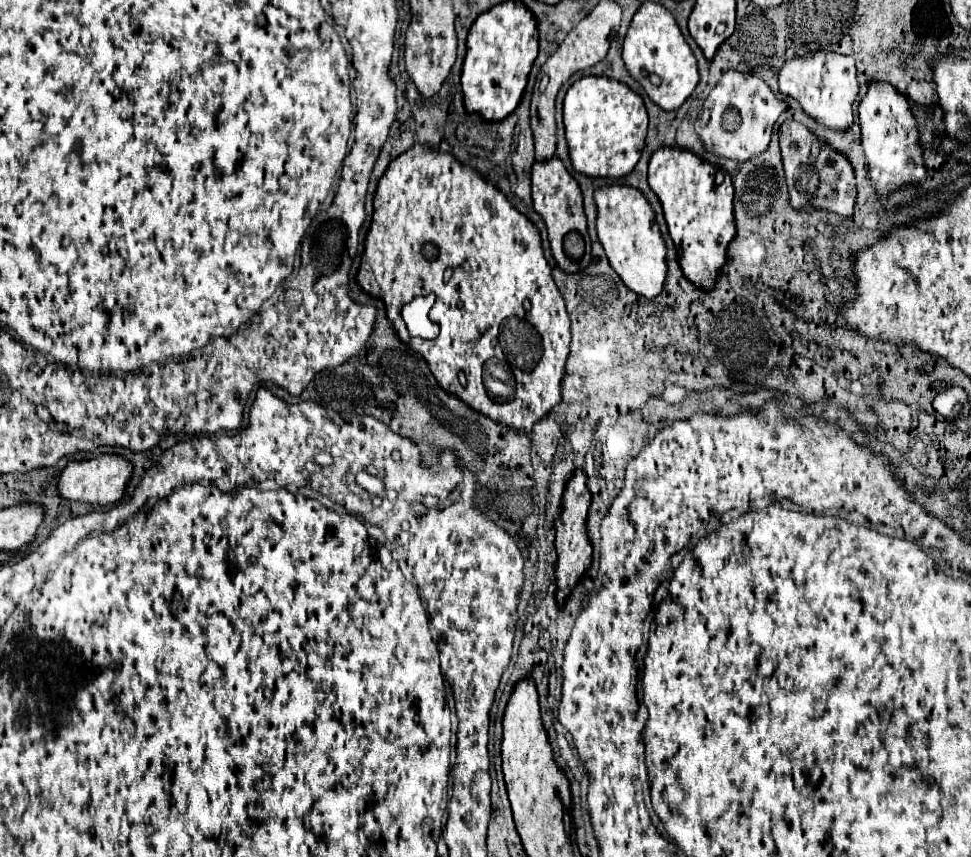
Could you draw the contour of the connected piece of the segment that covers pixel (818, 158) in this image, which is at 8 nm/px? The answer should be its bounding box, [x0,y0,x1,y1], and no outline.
[779,121,857,217]

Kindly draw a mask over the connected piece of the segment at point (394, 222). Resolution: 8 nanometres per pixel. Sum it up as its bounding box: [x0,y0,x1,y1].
[355,143,571,435]

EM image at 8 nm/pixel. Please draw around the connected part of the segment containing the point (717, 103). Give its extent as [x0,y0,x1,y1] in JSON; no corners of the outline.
[697,71,787,161]

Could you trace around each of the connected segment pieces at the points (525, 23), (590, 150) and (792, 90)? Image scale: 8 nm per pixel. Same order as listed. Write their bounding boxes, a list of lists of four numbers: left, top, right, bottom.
[[461,1,539,121],[563,75,647,177],[779,53,859,133]]

